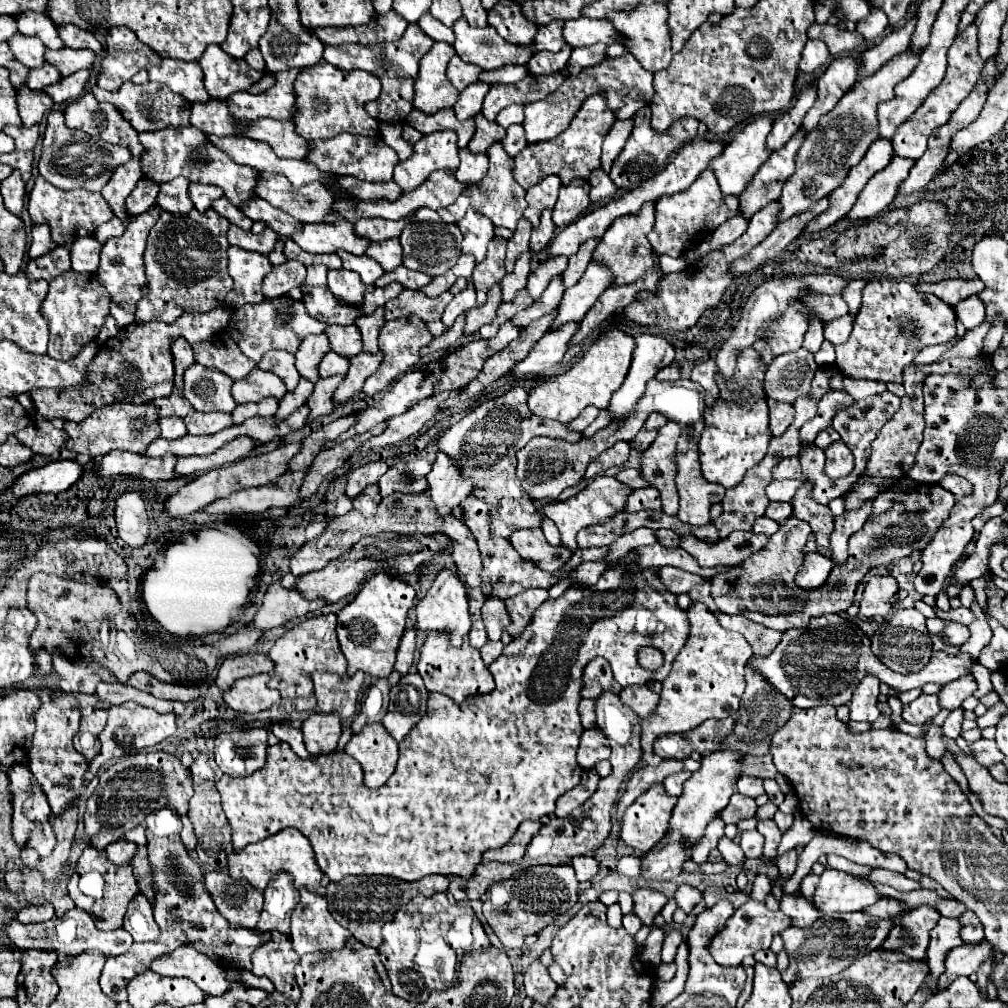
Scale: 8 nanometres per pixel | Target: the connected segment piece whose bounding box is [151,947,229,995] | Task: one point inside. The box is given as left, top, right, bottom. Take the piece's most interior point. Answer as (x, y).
(208, 975)

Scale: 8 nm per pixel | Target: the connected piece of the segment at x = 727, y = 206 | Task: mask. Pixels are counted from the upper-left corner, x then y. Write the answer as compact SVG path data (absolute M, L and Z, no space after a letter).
M707 169L685 191L661 197L655 203L655 227L651 229L647 239L659 255L681 257L685 251L693 249L697 243L701 243L707 235L711 235L721 223L725 223L733 215L737 215L737 197L721 195L713 171Z

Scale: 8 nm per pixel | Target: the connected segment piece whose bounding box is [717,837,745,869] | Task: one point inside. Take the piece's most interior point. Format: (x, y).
(732, 853)

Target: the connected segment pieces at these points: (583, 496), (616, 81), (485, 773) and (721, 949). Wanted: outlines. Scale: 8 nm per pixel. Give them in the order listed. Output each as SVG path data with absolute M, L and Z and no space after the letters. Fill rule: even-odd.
M595 477L583 491L579 491L577 495L573 495L571 499L567 501L555 501L555 503L549 503L545 505L545 515L549 519L553 519L559 527L559 533L561 536L561 545L569 547L571 551L575 552L578 549L576 535L589 527L589 525L599 525L599 523L605 523L607 519L611 519L615 513L621 513L625 511L627 507L627 497L631 495L631 487L617 481L615 477Z
M629 51L623 57L617 57L617 59L609 59L607 57L599 65L585 67L579 75L567 77L561 83L561 87L557 91L553 91L547 99L525 105L523 129L525 129L527 143L547 141L547 139L553 139L553 137L561 135L561 131L565 131L569 127L571 119L581 109L583 101L587 97L595 95L595 93L603 93L605 95L607 107L615 113L615 117L629 119L639 109L643 109L645 105L651 103L651 99L655 95L655 91L653 91L653 73L643 69L641 63L637 63L637 59L633 59L633 55L629 55Z
M607 569L601 579L597 581L597 585L592 587L571 587L567 589L561 597L557 599L547 599L535 613L533 613L533 623L523 631L523 635L515 641L511 641L505 649L503 655L499 659L495 659L489 665L489 671L495 677L495 691L489 695L477 695L477 697L469 697L467 701L463 701L461 705L457 705L451 697L445 697L443 693L431 693L429 697L429 705L427 705L427 715L409 731L409 735L399 743L399 761L397 761L397 769L395 773L389 777L389 781L379 787L379 789L367 789L361 787L361 767L357 765L355 759L347 757L345 753L333 753L333 755L315 755L311 759L299 759L291 747L287 743L277 743L269 747L269 755L267 755L267 763L265 767L261 767L259 771L251 773L249 777L229 777L223 775L217 783L217 791L221 793L221 805L223 811L229 819L229 825L233 829L233 849L241 851L243 847L247 847L249 843L261 841L269 835L275 835L281 829L287 827L295 827L301 833L305 833L305 837L311 841L313 851L315 851L315 859L319 869L331 879L331 881L341 881L347 875L391 875L403 881L417 881L425 875L431 873L439 873L439 875L459 875L459 877L471 877L475 873L475 867L481 863L481 855L487 849L497 849L501 845L505 845L513 831L519 827L521 821L531 819L531 821L539 821L545 815L551 815L555 811L555 801L559 795L563 795L565 791L573 789L579 783L579 777L583 773L583 769L579 767L577 759L575 759L575 751L579 745L579 737L581 737L581 721L579 721L579 713L577 713L577 705L581 701L581 695L577 695L577 683L579 683L579 673L583 671L583 667L587 665L587 655L601 655L609 661L615 681L621 687L627 685L645 685L645 683L653 683L653 681L663 681L669 673L671 673L671 665L677 657L677 653L683 649L687 635L689 635L689 621L683 609L677 607L677 597L669 595L669 591L665 587L661 587L661 581L657 579L657 571L659 569L639 569L639 571L631 571L631 573L623 573L623 569ZM639 647L657 647L659 651L663 651L665 655L665 663L661 669L657 671L647 671L637 663L637 649Z
M749 899L747 903L743 903L739 909L735 909L735 913L731 915L731 919L727 921L727 925L709 941L709 953L711 957L719 963L719 965L741 965L743 957L747 955L753 955L755 951L759 949L769 949L771 945L771 939L775 933L781 933L789 927L789 919L777 911L777 913L771 913L765 903L759 903L759 901L753 901Z

